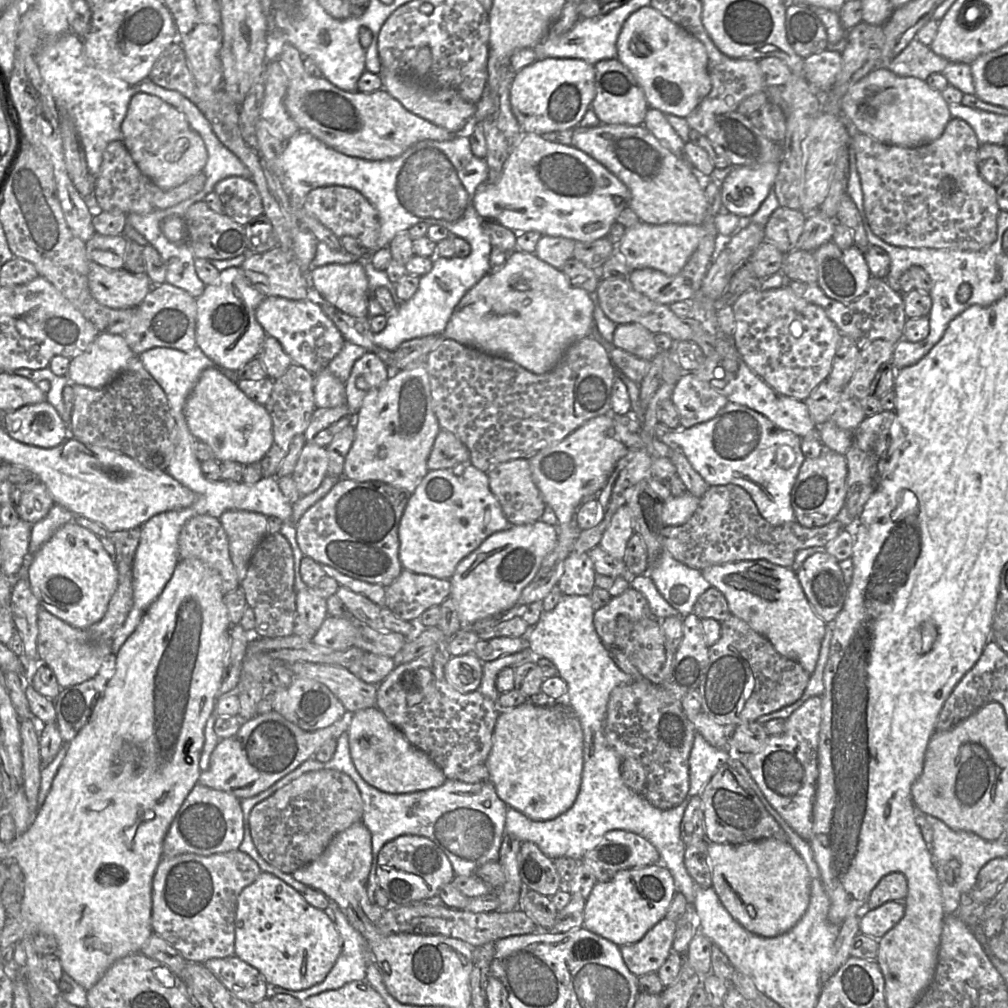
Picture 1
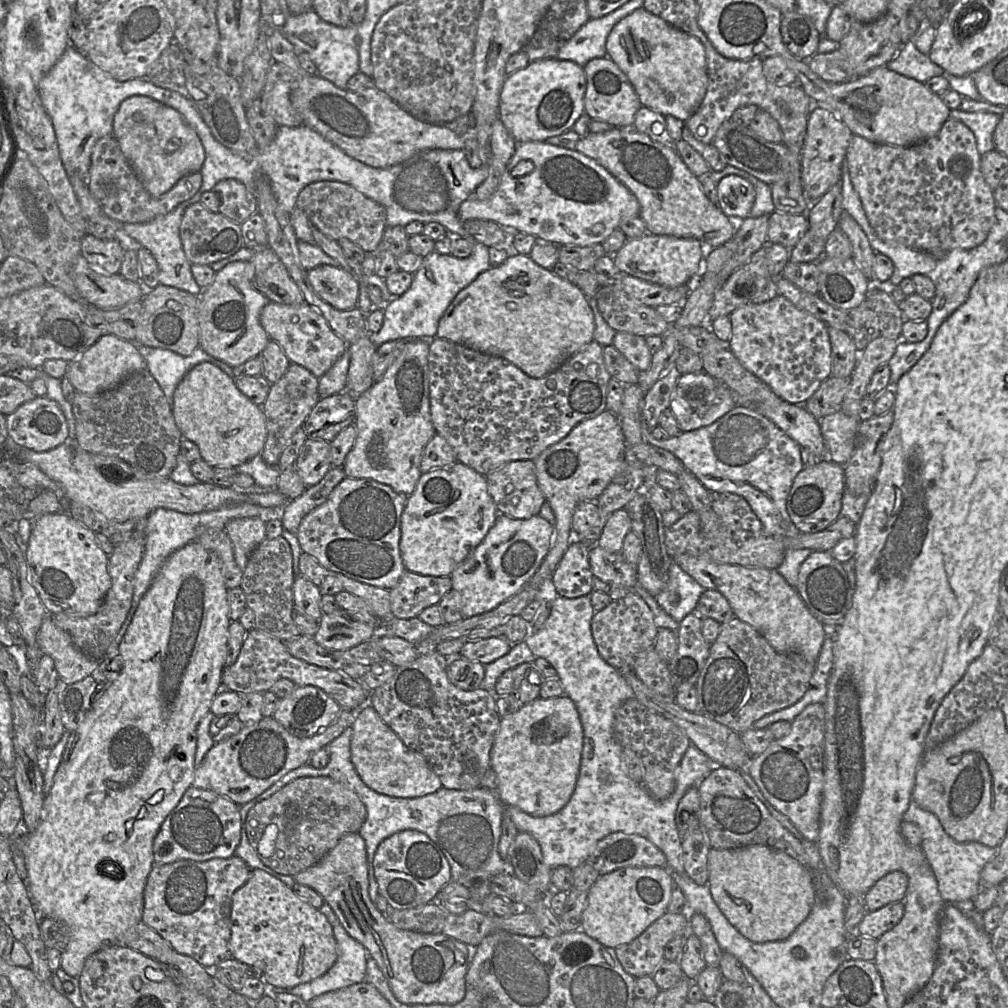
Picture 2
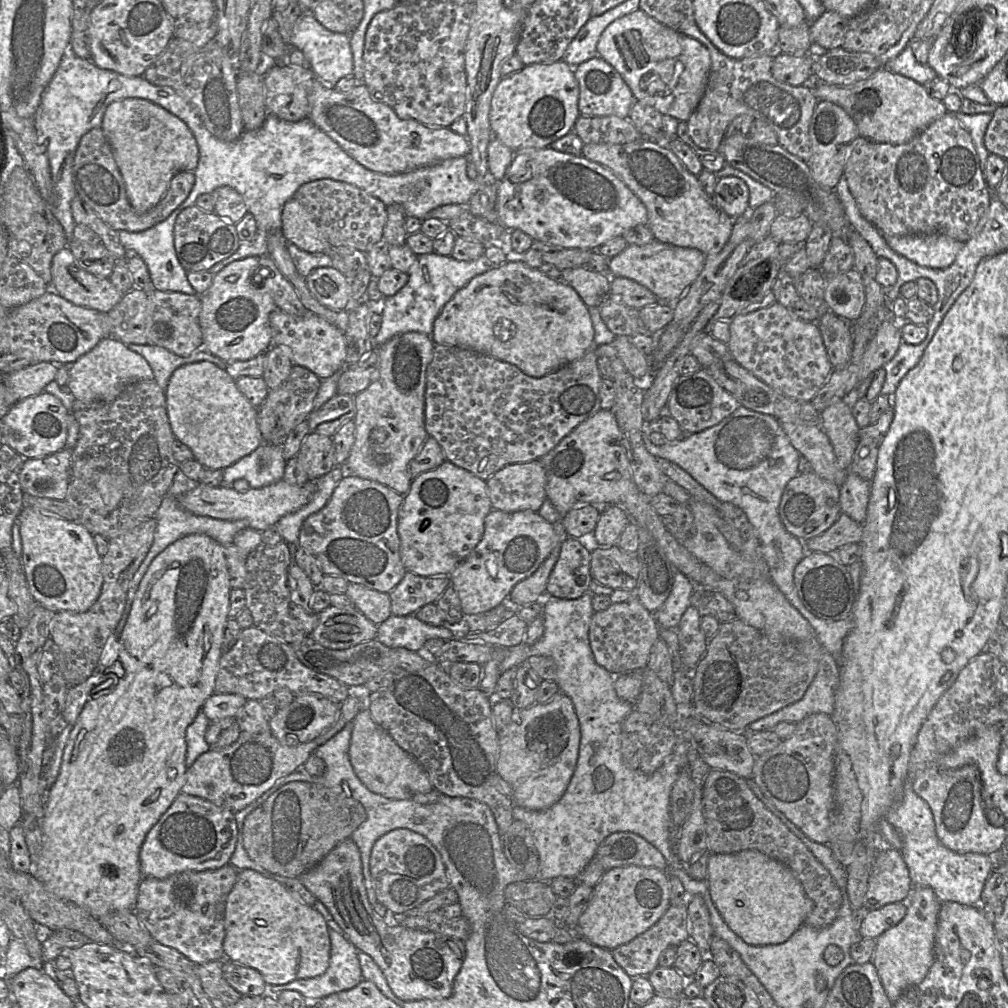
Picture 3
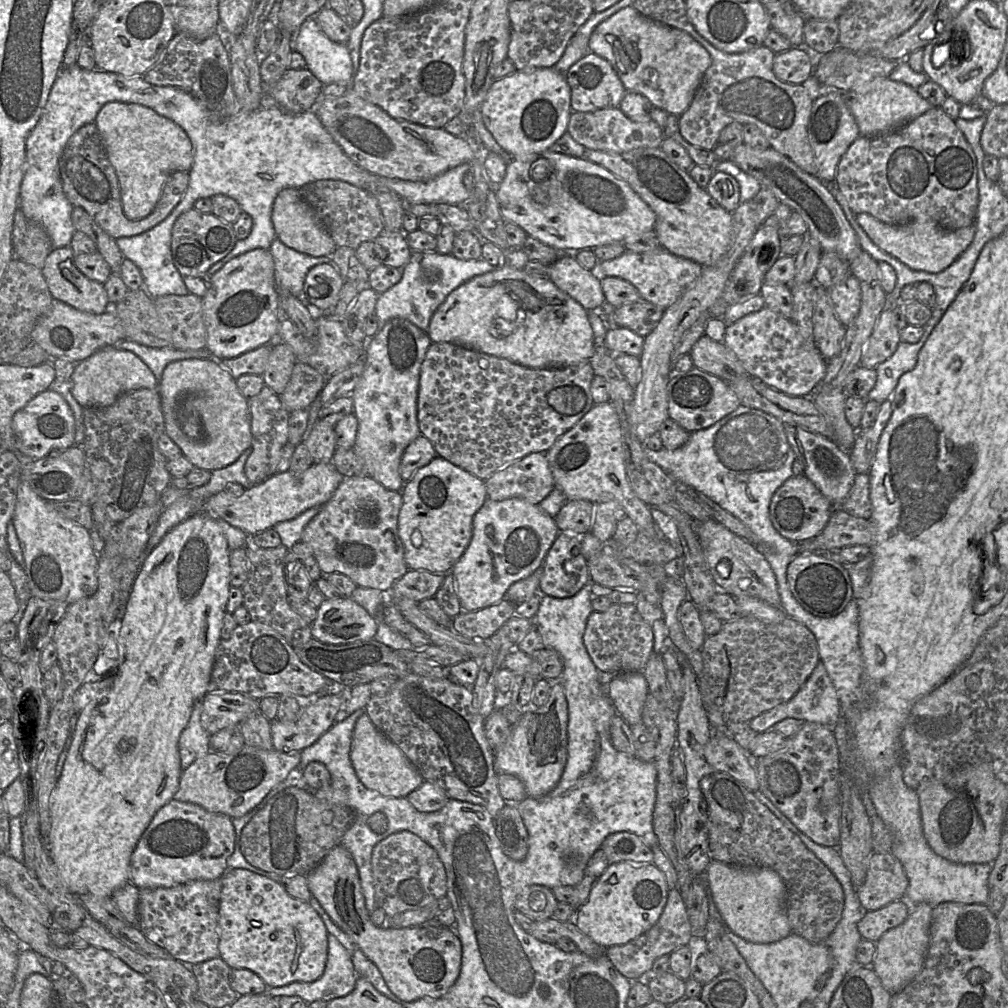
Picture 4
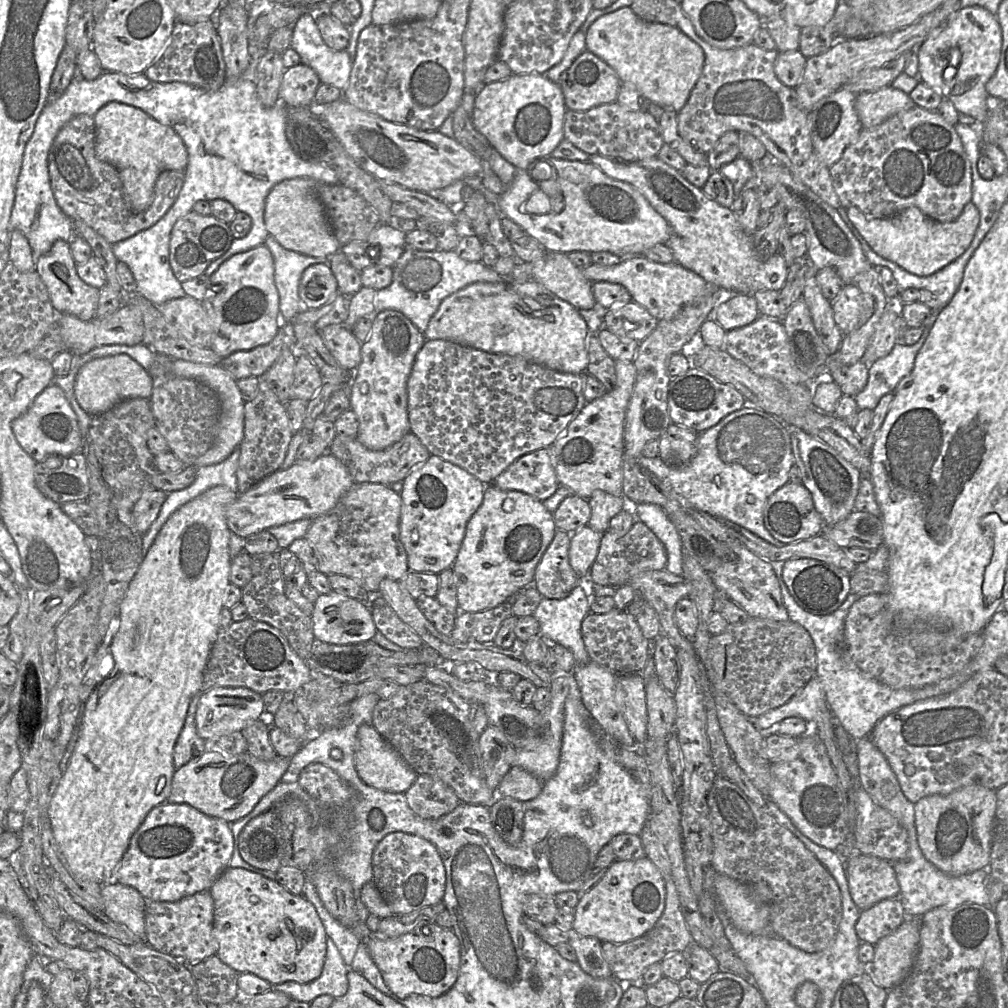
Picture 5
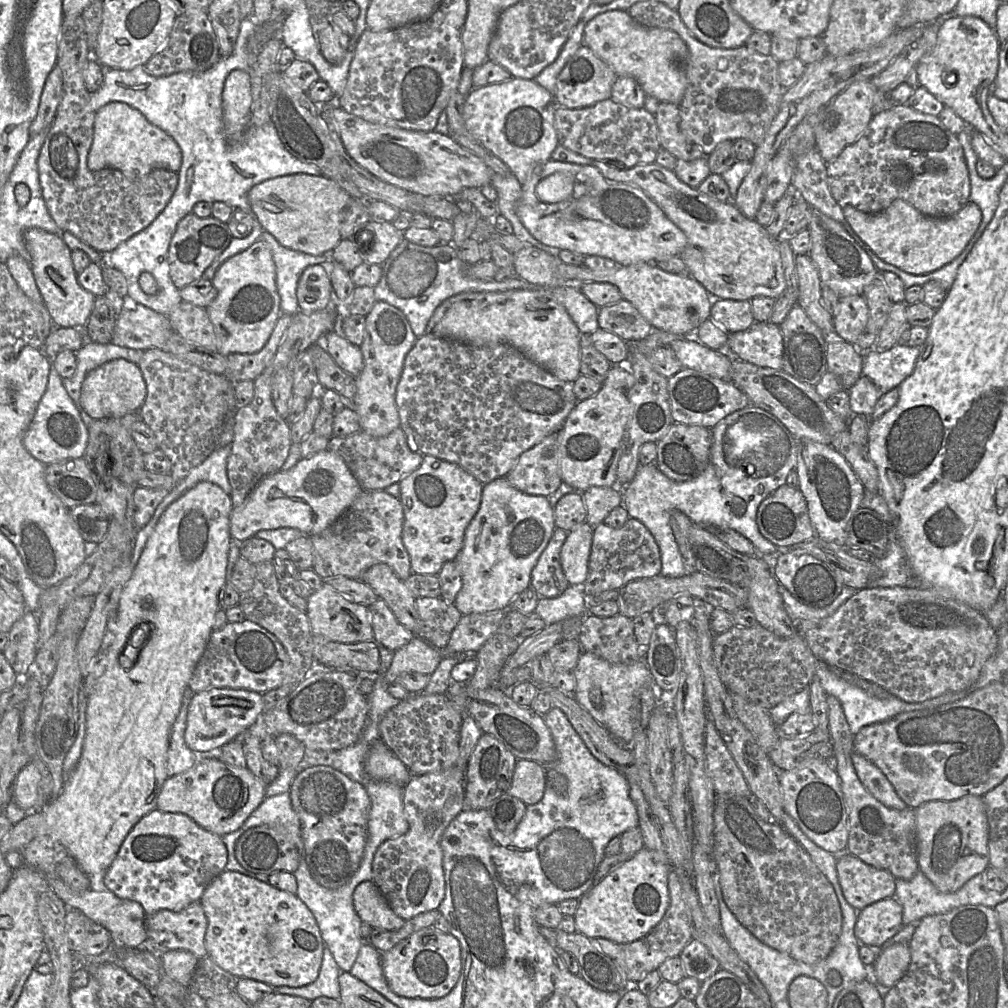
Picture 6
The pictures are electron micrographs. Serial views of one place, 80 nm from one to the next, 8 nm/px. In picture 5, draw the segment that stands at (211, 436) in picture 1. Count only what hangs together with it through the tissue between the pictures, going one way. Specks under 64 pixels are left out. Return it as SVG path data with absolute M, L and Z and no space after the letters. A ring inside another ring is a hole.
M174 359L171 363L171 373L178 377L197 380L210 387L220 400L220 416L218 428L212 446L194 463L194 467L218 464L228 458L237 449L244 437L244 404L236 381L231 374L219 365L205 365L182 359Z

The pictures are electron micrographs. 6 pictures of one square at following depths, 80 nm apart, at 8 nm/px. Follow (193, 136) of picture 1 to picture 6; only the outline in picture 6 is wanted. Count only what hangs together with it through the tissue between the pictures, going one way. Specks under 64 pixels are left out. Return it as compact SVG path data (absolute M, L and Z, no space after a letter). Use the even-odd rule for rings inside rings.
M110 102L96 112L94 120L94 137L87 158L91 171L104 168L120 170L129 180L137 180L155 168L178 172L182 164L182 152L176 141L165 131L151 124L137 109L123 102Z

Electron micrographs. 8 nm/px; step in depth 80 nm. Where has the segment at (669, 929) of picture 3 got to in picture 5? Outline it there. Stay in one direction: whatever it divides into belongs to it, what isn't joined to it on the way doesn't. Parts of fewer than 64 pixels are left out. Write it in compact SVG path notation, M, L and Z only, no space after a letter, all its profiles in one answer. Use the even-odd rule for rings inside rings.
M671 877L666 880L665 892L663 913L650 931L624 943L601 942L603 955L617 980L635 981L641 978L646 968L653 963L661 962L672 953L685 952L690 943L695 943L692 942L692 936L686 926L676 885Z

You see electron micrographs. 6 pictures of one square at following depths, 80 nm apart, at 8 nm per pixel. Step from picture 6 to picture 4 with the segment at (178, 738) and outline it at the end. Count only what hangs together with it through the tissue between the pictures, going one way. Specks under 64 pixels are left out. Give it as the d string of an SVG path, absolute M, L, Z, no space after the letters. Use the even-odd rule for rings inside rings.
M199 701L194 705L189 721L179 737L178 751L182 771L210 751L210 735L201 725L201 711L202 704Z

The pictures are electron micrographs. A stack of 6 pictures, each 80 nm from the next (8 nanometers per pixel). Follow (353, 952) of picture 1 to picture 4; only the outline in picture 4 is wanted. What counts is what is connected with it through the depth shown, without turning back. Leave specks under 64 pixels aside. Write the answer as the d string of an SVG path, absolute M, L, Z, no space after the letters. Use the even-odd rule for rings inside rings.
M329 933L327 940L326 965L319 979L314 982L292 982L281 987L268 987L267 993L275 998L298 996L307 1003L319 1000L329 1002L351 993L359 977L352 963L352 953Z

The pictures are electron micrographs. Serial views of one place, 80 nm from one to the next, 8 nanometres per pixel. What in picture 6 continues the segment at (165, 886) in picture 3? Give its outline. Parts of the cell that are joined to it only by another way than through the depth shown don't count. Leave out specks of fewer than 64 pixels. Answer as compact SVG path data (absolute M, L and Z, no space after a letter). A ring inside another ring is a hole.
M200 901L174 912L167 909L146 915L147 945L158 954L187 950L199 959L207 957L205 935L208 920Z

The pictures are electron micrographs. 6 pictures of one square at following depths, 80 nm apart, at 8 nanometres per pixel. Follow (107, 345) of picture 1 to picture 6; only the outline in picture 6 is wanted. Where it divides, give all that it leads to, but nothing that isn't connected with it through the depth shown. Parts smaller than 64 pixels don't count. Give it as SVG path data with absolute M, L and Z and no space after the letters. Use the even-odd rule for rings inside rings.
M118 358L91 370L86 375L81 387L80 403L93 419L120 418L138 412L145 401L146 393L146 383L138 365Z

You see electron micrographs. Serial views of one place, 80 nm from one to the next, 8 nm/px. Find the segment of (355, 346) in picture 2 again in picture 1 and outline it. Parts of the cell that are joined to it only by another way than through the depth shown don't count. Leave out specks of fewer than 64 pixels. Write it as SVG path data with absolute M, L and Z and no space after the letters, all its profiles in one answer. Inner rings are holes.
M372 352L357 359L346 381L347 406L357 414L364 397L373 389L382 386L389 378L388 366Z

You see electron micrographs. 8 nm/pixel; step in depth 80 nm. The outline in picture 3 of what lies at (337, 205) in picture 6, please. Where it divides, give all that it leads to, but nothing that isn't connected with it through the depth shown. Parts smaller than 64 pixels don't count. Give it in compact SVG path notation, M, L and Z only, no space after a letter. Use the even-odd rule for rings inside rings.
M295 198L283 207L281 232L288 243L309 253L329 253L334 249L311 213Z

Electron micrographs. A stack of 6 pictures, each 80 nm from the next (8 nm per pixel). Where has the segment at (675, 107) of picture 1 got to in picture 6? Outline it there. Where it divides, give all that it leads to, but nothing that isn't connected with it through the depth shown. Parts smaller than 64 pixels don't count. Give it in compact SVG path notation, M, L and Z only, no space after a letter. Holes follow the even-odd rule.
M610 10L596 15L585 24L583 43L617 76L633 78L645 95L660 102L680 105L686 90L682 61L687 55L687 47L674 31L648 28L637 23L628 11Z

